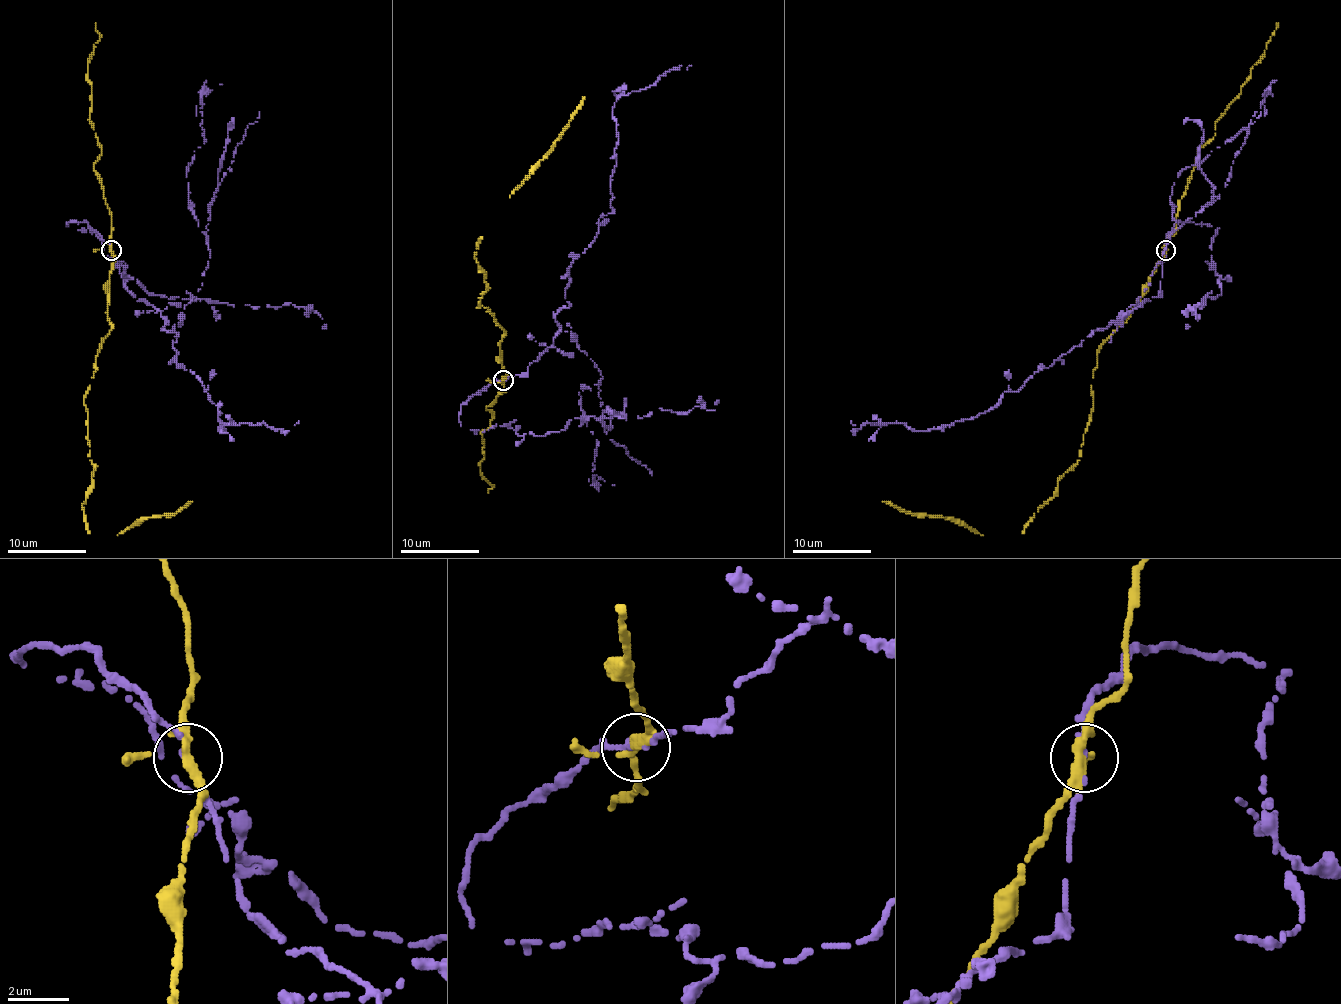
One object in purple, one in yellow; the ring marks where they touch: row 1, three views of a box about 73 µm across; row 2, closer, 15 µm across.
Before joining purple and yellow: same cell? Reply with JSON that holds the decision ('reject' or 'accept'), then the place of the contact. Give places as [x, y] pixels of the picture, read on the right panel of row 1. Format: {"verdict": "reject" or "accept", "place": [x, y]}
{"verdict": "reject", "place": [1165, 250]}

